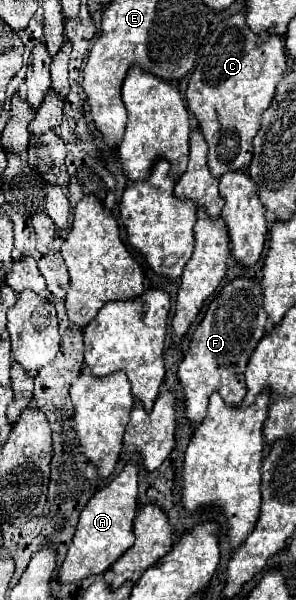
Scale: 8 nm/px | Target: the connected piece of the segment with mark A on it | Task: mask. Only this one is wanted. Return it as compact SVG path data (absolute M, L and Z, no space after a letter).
M130 462L108 486L92 496L80 514L76 534L68 546L68 554L58 572L60 584L72 584L96 574L104 574L132 544L134 544L134 518L138 494L138 466Z

